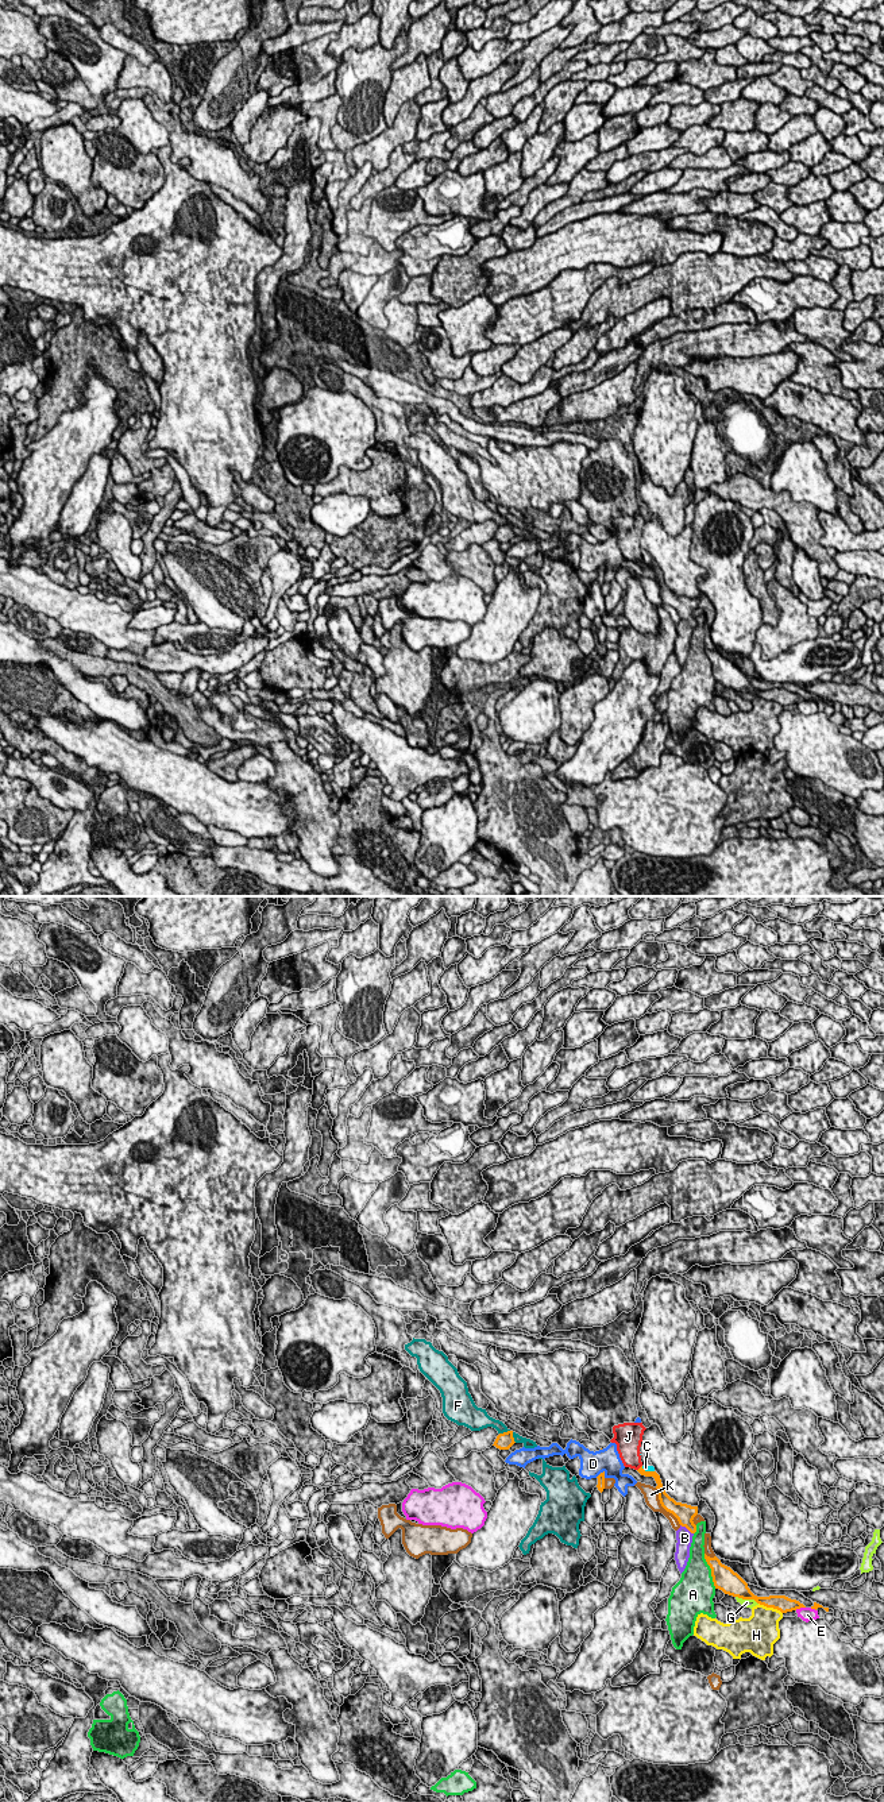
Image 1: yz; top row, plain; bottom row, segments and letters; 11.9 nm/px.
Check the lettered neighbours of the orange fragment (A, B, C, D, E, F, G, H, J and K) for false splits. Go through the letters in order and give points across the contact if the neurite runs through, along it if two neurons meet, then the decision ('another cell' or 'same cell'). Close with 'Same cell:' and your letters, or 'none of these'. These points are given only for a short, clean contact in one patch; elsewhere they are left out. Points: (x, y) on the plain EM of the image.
A: another cell
B: border yz (680, 617), (693, 626); another cell
C: border yz (641, 559), (645, 563), (653, 564); another cell
D: another cell
E: another cell
F: another cell
G: another cell
H: another cell
J: another cell
K: another cell
Same cell: none of these

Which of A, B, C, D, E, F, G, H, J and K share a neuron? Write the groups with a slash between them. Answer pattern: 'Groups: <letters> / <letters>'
Groups: A / B / C J / D G / E / F / H / K

